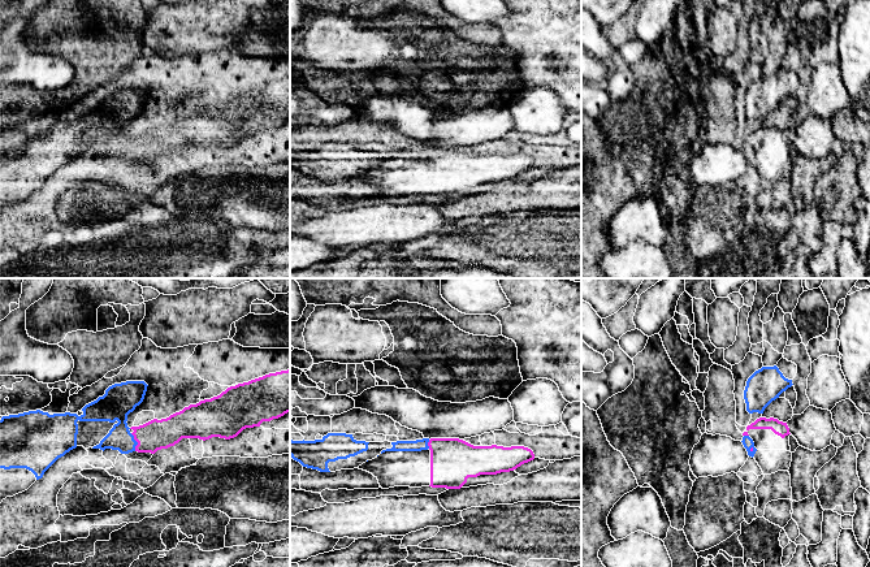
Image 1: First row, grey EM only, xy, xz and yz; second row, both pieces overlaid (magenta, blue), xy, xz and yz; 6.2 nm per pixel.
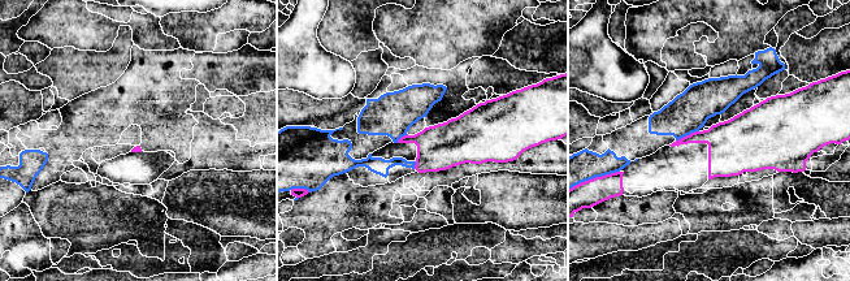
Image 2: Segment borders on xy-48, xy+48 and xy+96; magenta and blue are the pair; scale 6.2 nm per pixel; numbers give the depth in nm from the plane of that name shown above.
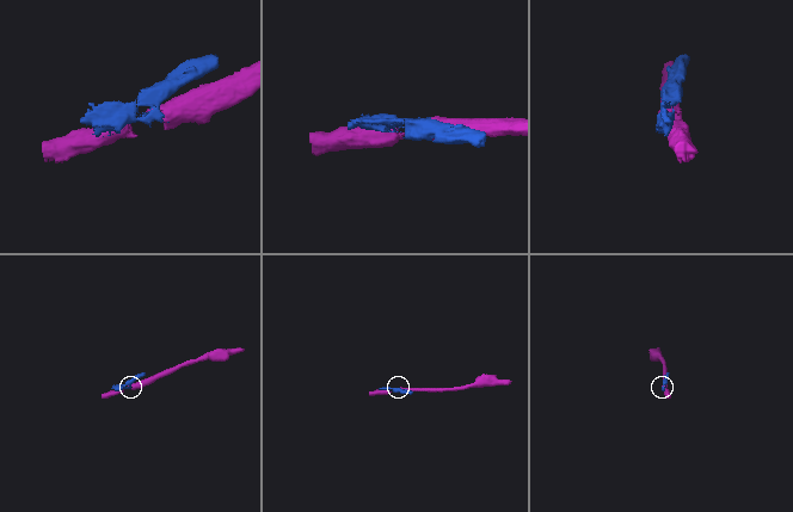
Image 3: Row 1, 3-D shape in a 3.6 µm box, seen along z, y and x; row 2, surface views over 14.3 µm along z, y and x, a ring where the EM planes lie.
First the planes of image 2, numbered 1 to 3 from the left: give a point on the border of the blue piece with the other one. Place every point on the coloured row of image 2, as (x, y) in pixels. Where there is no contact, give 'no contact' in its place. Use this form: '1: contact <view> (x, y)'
1: no contact
2: contact xy+48 (300, 189)
3: contact xy+96 (593, 178)

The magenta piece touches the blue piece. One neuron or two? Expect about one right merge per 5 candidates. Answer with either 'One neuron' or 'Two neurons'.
Two neurons

